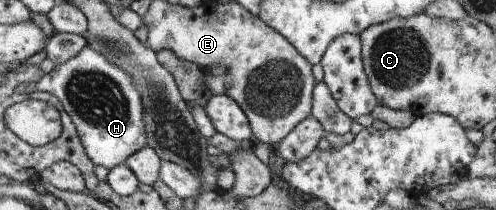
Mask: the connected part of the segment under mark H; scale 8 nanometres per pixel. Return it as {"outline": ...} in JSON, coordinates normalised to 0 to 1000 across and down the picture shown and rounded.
{"outline":[[[169,224],[149,276],[119,305],[75,390],[42,400],[34,438],[91,433],[127,490],[159,629],[171,729],[196,790],[224,814],[298,690],[290,486],[266,362],[188,224]]]}

